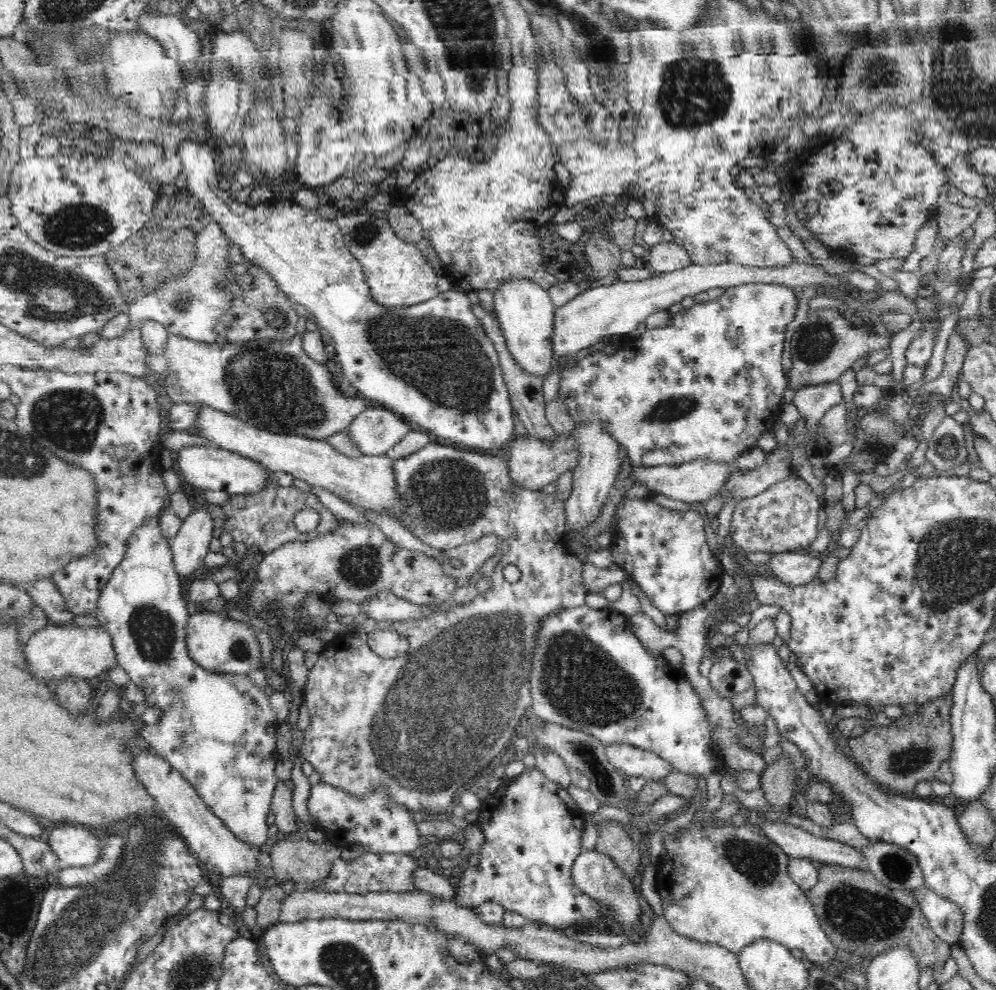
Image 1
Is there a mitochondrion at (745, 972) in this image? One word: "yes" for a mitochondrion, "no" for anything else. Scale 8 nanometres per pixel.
no

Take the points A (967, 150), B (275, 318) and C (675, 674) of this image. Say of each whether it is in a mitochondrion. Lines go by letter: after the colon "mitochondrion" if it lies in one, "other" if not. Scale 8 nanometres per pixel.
A: other
B: mitochondrion
C: other

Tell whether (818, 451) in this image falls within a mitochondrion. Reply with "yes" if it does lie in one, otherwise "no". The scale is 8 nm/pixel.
no

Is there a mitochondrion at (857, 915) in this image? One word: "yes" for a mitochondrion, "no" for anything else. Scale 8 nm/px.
yes

